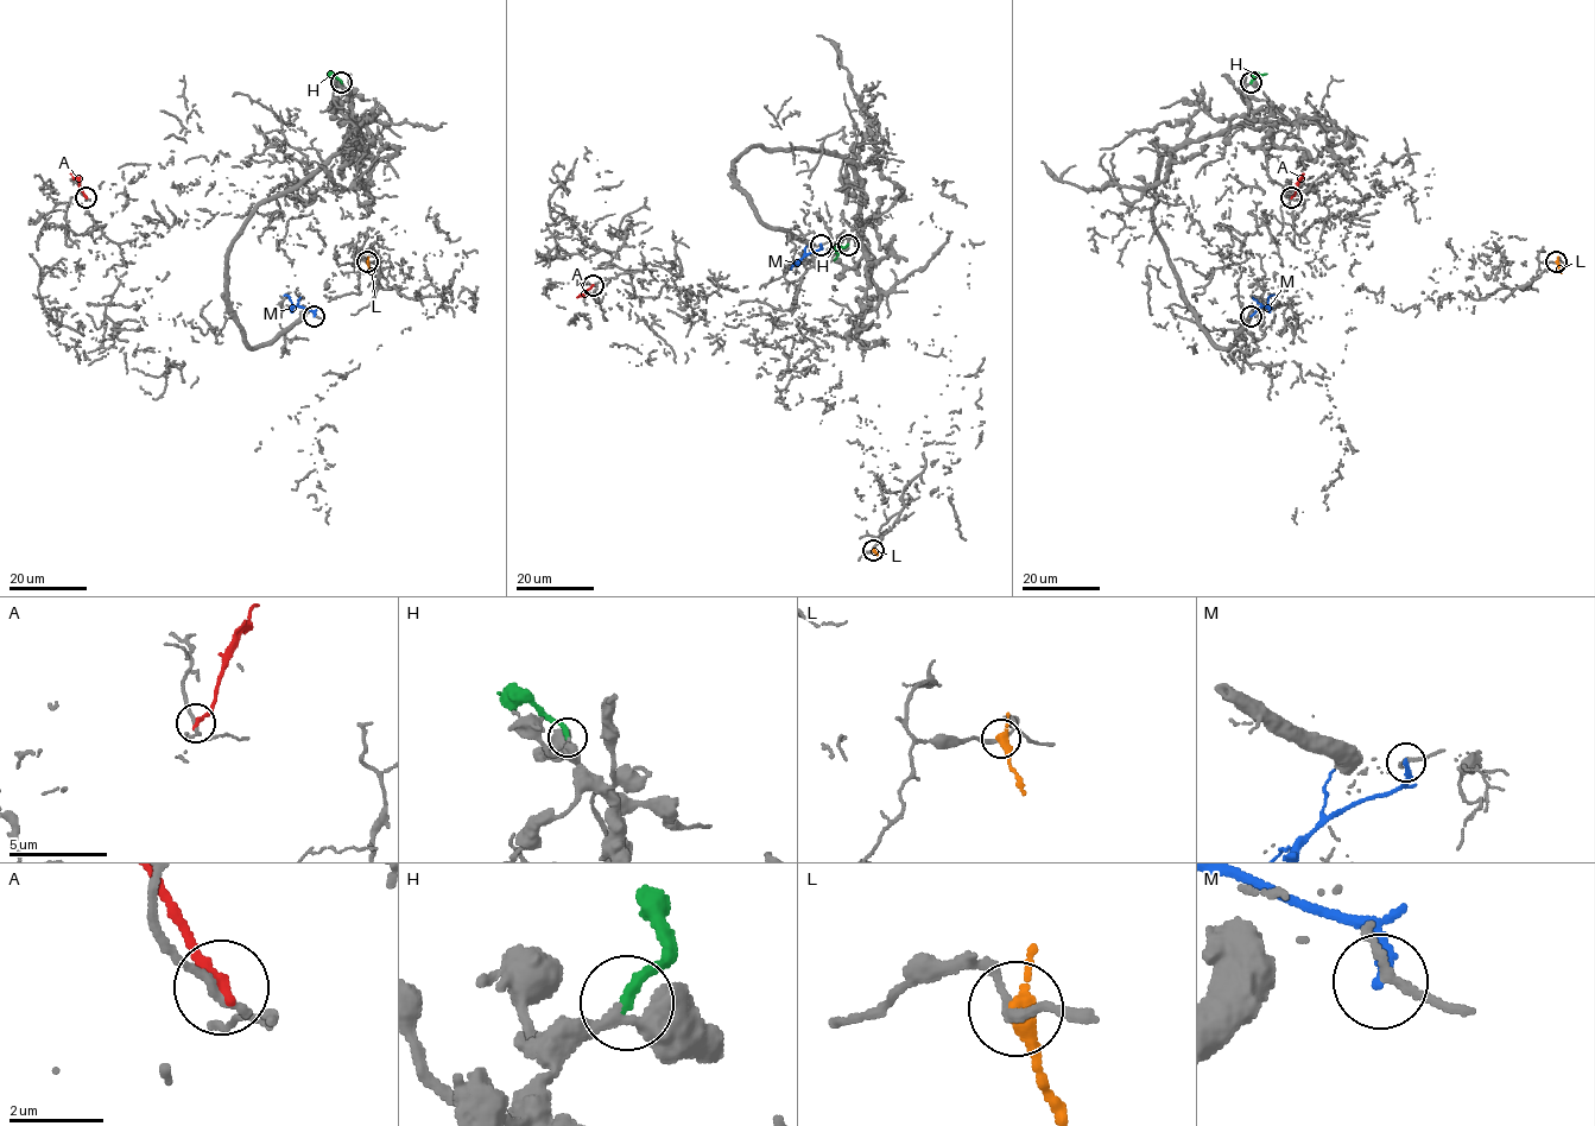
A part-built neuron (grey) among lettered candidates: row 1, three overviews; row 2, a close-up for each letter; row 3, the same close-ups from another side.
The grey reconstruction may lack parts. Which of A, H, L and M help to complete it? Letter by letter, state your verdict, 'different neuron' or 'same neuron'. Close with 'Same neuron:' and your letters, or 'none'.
A: different neuron
H: same neuron
L: different neuron
M: different neuron
Same neuron: H

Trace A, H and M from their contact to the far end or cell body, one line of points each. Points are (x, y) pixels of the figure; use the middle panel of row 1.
A: (592, 285), (576, 298)
H: (847, 245), (836, 251), (834, 260)
M: (821, 245), (790, 269)

